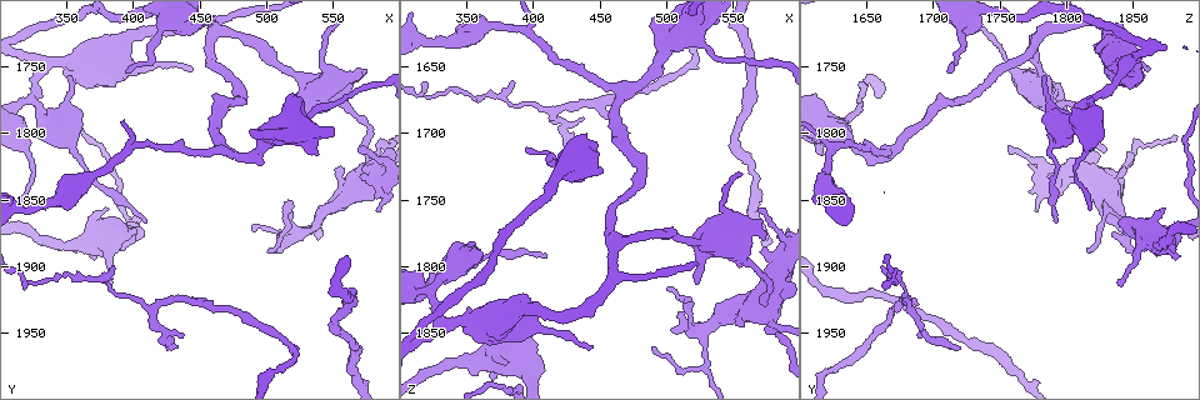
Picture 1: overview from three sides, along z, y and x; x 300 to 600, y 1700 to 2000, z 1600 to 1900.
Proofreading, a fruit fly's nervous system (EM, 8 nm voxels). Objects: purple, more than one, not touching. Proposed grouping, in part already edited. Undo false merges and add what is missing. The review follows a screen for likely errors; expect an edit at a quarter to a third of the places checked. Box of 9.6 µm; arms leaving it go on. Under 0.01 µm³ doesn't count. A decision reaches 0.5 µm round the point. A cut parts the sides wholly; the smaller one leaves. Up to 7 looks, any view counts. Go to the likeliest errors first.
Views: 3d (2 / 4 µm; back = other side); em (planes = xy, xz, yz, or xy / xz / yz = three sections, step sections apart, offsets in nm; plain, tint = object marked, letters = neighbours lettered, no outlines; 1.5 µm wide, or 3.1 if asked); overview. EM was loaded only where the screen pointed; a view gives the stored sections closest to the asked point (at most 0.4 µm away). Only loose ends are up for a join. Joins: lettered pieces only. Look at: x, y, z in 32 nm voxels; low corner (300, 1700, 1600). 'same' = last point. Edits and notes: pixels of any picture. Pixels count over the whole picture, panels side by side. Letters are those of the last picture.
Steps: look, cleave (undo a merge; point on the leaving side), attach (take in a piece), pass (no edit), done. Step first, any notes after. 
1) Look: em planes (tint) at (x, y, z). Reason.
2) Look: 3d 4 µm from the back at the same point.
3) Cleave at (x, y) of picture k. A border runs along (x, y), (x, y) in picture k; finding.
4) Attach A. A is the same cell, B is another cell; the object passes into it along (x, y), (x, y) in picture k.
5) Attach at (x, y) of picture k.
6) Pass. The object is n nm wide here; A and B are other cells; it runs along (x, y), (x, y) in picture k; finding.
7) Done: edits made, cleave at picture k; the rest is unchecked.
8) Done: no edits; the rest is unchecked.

Look: em planes (letters) at (426, 1960, 1720). An open end.

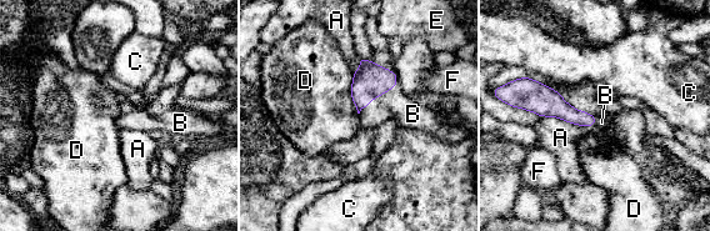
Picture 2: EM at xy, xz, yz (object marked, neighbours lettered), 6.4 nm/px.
Attach B. The longest contact is with A, 360 nm; B is the same cell, A, C, D, E and F are other cells; the object passes into it along (371, 80), (376, 96), (394, 104) in picture 2; it goes on there.

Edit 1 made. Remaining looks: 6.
Look: 3d 4 µm at (502, 1890, 1846). An open end.

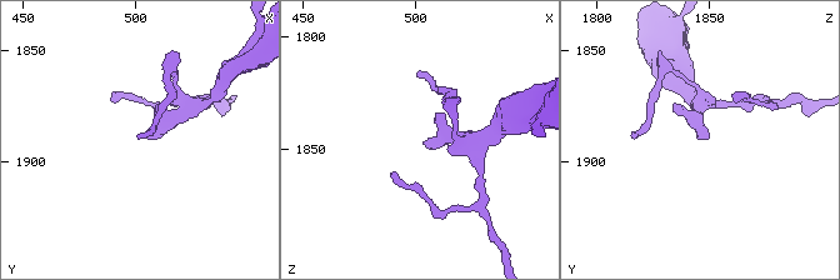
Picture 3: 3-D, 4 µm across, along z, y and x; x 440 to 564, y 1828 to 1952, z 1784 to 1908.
Look: em xz step 8 (tint) at (503, 1887, 1846).

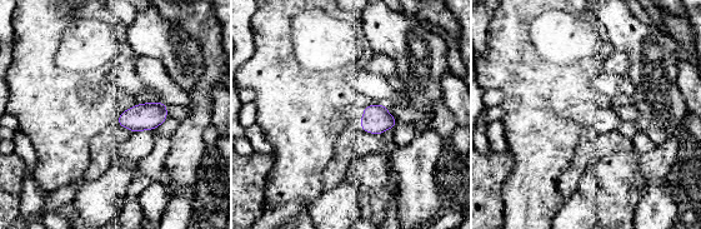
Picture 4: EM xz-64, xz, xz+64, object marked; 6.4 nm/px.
Look: em xz step 8 (letters) at the same point.

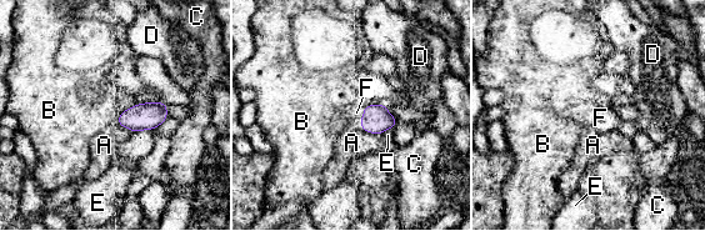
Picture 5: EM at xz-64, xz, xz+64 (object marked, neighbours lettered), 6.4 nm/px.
Attach F. F is the same cell, A, B, C, D and E are other cells; it goes on there.

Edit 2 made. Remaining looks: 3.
Look: em planes (letters) at (412, 1866, 1790). Tapers out.

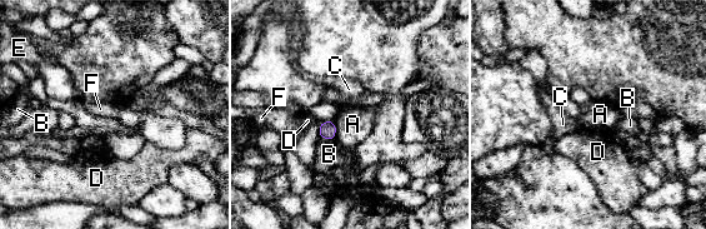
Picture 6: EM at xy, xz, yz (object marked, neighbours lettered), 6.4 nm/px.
Pass. The longest contact is with A, 120 nm; A, B, C, D, E and F are other cells; a border runs along (333, 120), (335, 138) in picture 6; no lettered piece goes on from it.

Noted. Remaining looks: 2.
Done: edits made, attach at picture 2, attach at picture 5; the rest is unchecked.

